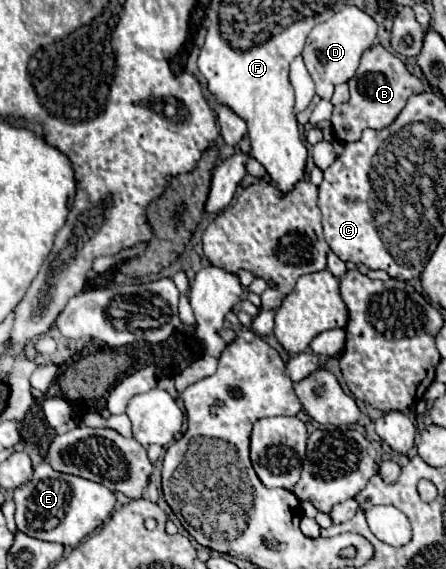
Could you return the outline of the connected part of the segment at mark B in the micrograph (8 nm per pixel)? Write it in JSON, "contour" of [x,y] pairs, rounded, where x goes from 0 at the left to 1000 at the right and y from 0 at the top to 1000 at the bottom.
{"contour":[[[843,81],[843,84],[830,84],[825,91],[816,91],[812,109],[798,123],[798,134],[789,141],[780,141],[780,151],[785,151],[785,176],[776,183],[753,186],[749,200],[744,200],[749,239],[762,250],[803,246],[821,225],[857,228],[857,225],[874,221],[892,207],[901,190],[910,186],[915,172],[924,165],[946,162],[946,144],[933,134],[924,134],[910,123],[910,116],[888,98],[865,91],[857,81]]]}

